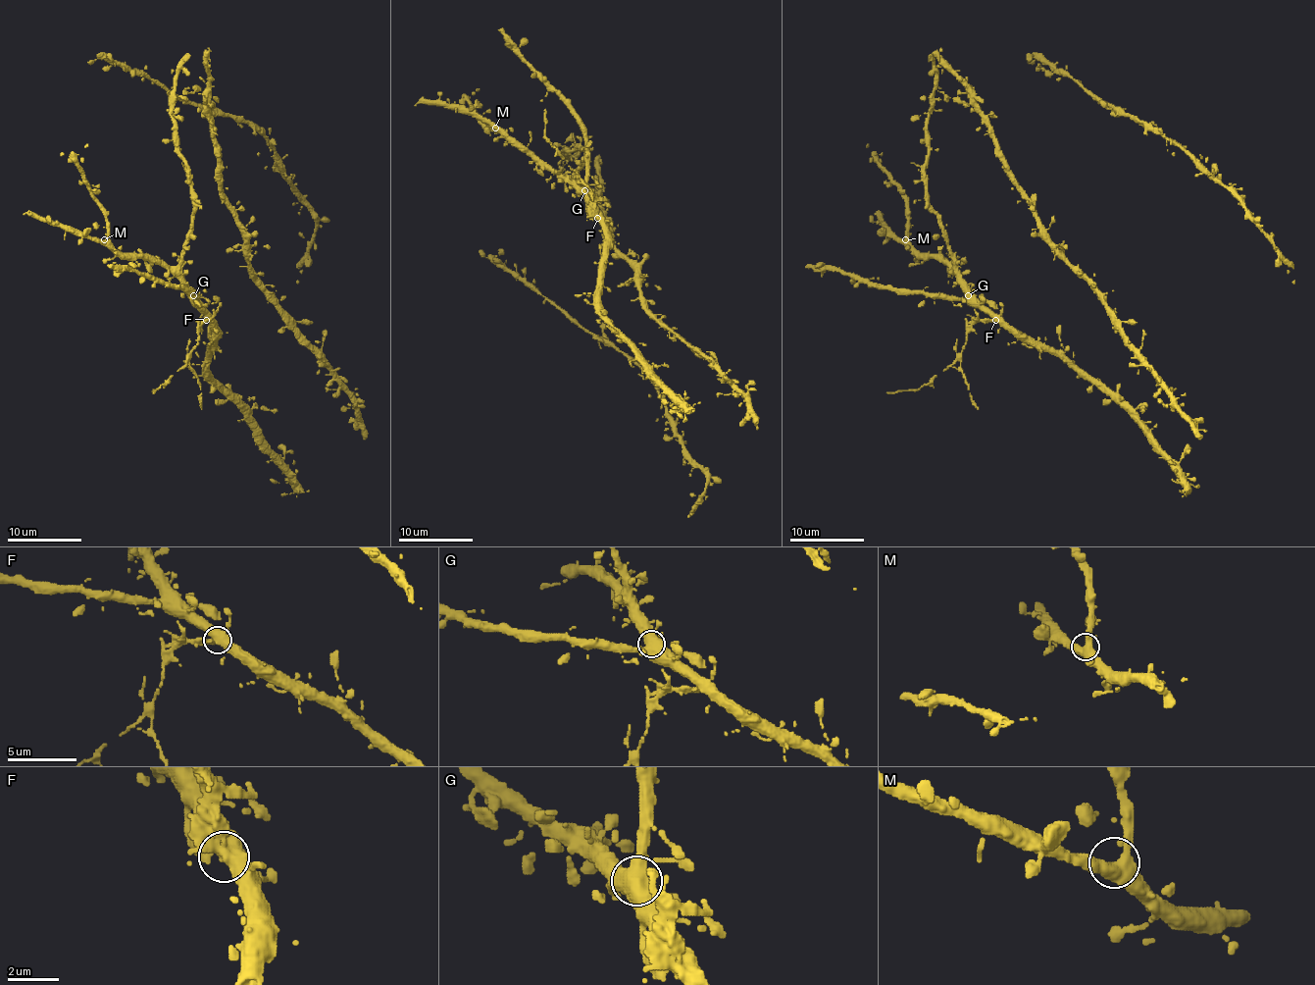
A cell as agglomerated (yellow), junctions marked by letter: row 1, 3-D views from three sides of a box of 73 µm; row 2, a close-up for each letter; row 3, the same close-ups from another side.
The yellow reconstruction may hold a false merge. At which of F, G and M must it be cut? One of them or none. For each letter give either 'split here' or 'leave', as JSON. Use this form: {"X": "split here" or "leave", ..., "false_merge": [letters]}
{"F": "split here", "G": "leave", "M": "leave", "false_merge": ["F"]}

